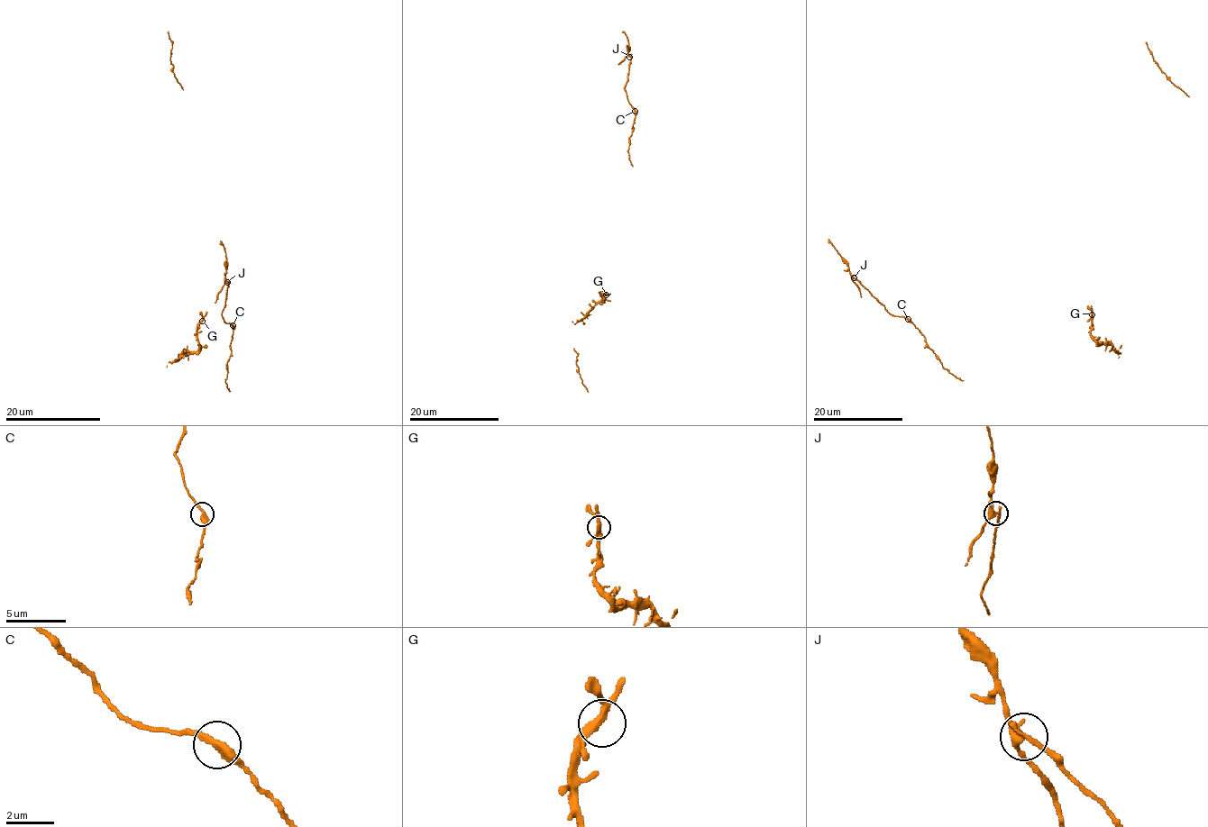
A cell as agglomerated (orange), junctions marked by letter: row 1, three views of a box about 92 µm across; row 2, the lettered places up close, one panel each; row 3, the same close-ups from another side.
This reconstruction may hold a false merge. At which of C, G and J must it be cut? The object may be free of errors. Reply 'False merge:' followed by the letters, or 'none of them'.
False merge: J

